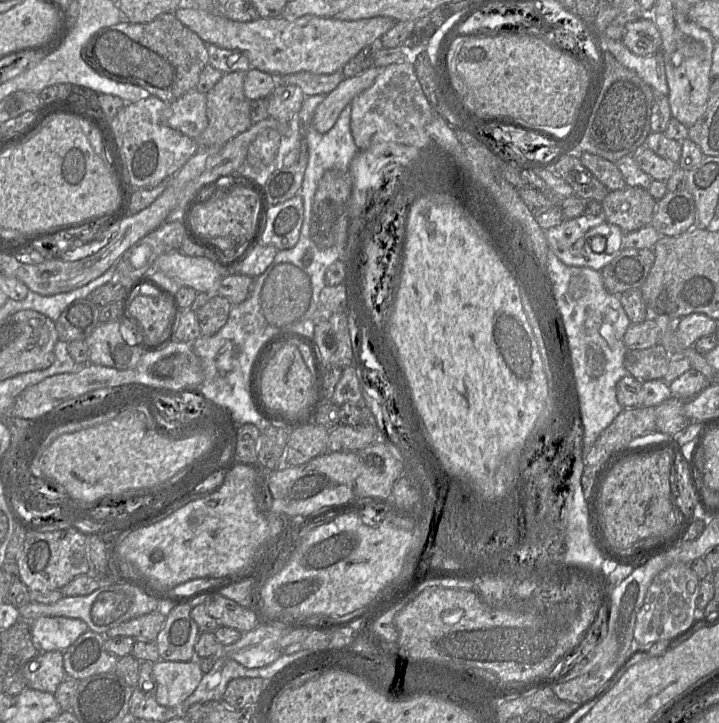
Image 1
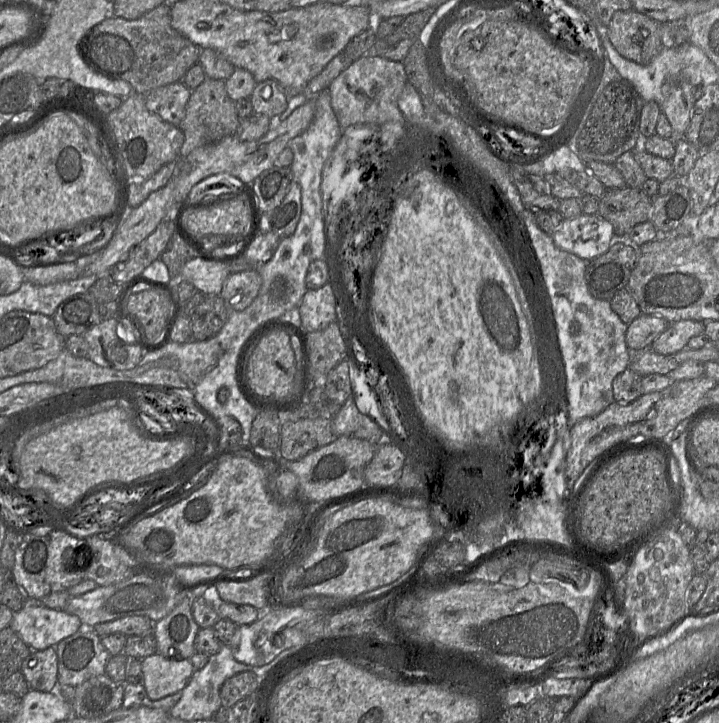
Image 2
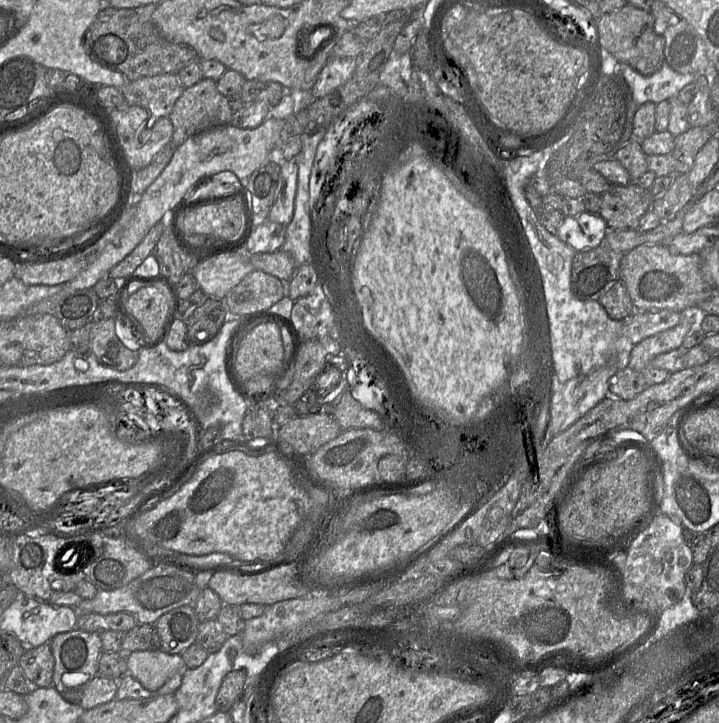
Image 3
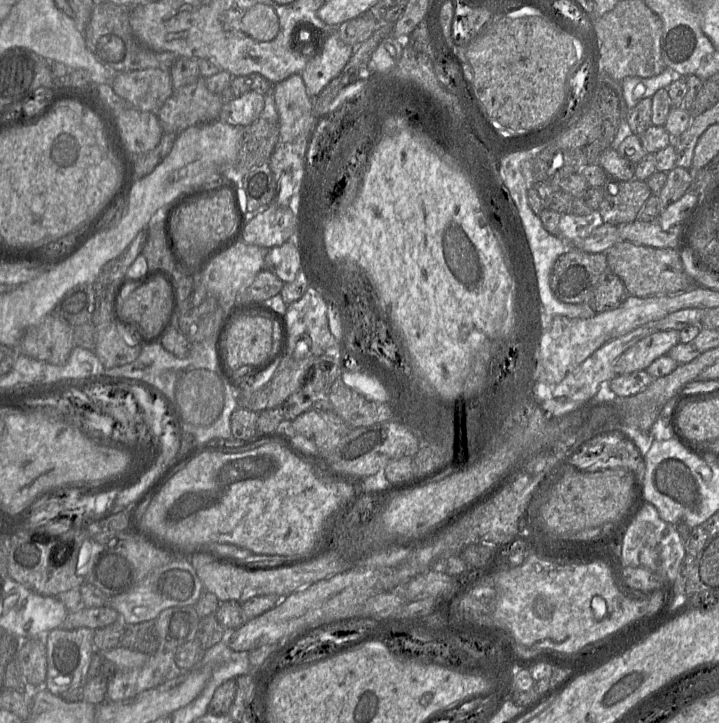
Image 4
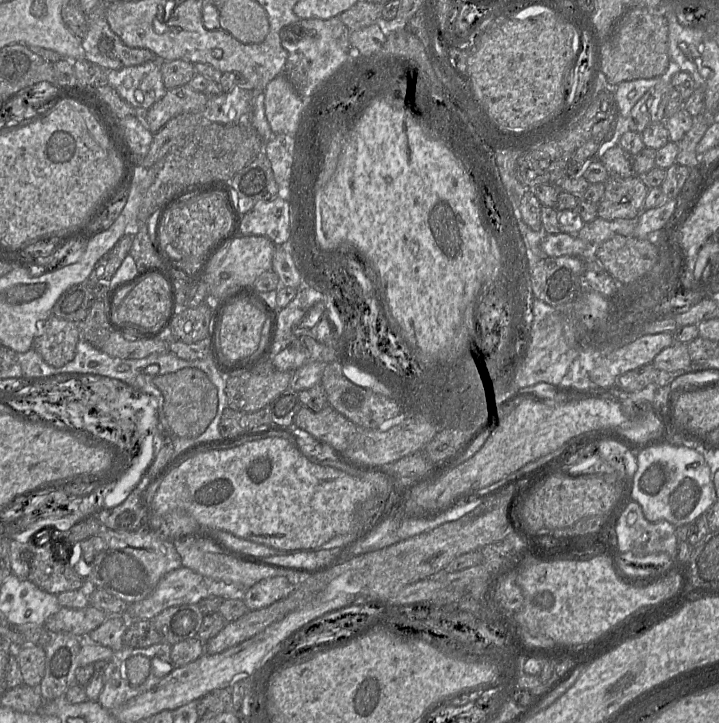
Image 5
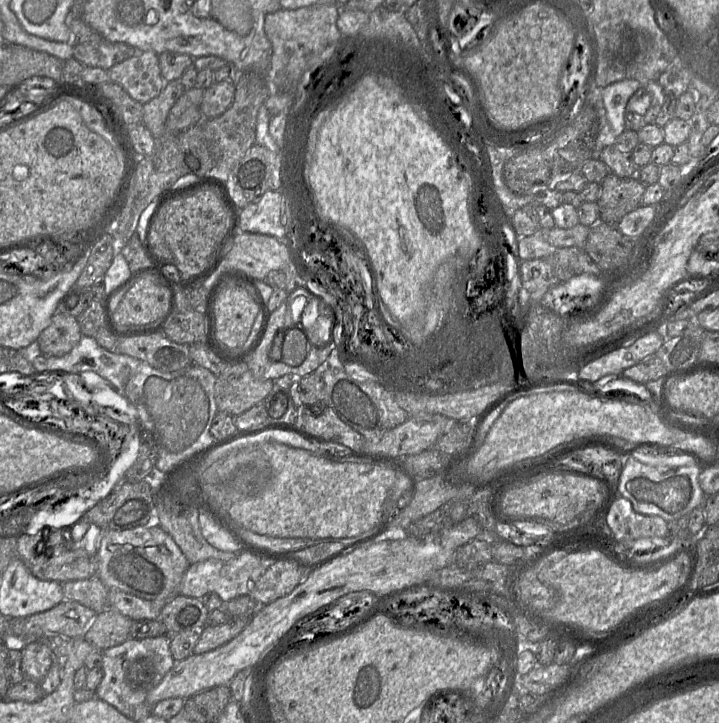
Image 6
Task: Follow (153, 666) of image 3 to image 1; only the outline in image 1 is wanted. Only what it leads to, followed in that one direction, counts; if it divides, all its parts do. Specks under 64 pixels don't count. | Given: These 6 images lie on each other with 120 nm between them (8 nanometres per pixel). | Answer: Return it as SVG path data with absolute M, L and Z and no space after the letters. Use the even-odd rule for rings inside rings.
M158 660L152 666L156 682L155 701L165 707L180 705L197 688L203 677L198 661Z

